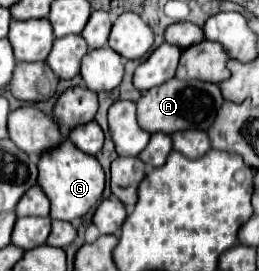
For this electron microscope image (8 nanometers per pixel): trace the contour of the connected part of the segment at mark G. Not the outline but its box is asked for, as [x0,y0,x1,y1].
[38,139,104,221]

